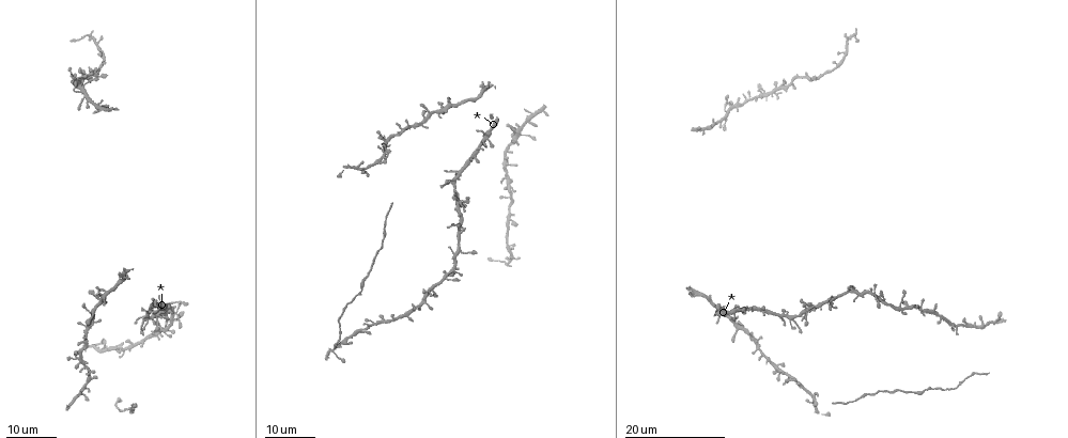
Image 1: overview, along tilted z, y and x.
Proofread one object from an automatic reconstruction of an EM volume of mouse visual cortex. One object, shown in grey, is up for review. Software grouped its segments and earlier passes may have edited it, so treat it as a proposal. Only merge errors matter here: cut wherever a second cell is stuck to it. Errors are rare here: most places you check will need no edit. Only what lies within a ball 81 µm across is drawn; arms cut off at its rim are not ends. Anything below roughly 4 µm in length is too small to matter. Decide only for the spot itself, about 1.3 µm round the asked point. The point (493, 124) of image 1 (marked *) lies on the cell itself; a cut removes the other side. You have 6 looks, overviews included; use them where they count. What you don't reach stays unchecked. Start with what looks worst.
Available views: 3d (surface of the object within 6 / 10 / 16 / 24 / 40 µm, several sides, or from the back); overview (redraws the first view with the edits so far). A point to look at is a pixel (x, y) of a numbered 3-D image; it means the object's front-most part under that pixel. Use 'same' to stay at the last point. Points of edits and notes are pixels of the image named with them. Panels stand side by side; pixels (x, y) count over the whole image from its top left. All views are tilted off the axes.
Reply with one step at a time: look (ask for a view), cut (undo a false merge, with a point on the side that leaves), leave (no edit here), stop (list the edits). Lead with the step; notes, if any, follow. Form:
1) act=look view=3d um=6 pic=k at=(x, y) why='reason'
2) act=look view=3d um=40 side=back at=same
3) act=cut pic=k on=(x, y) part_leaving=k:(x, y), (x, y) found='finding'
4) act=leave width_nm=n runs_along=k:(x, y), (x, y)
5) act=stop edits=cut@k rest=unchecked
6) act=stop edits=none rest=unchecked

act=look view=3d um=24 pic=1 at=(433, 288) why='looks like a crossing'

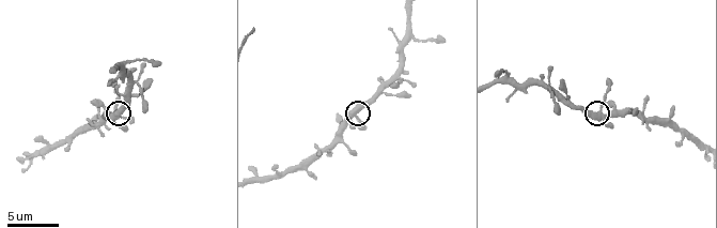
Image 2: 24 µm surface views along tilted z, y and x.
act=look view=3d um=10 pic=2 at=(600, 111)

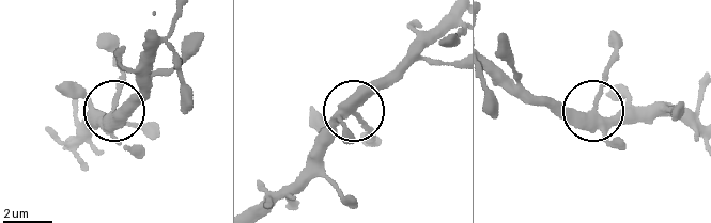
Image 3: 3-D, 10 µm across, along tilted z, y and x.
act=leave width_nm=330 found='continuous, no second cell'

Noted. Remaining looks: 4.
act=look view=3d um=24 pic=1 at=(371, 325) why='three arms meet'

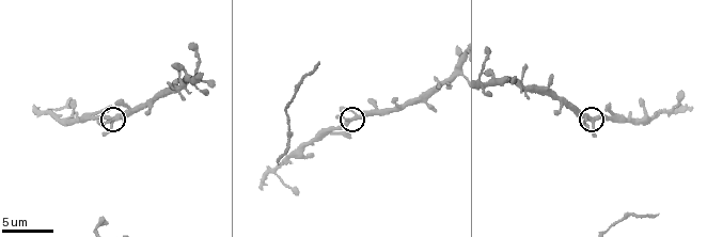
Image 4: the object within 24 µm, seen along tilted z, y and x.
act=look view=3d um=10 pic=4 at=(348, 119)

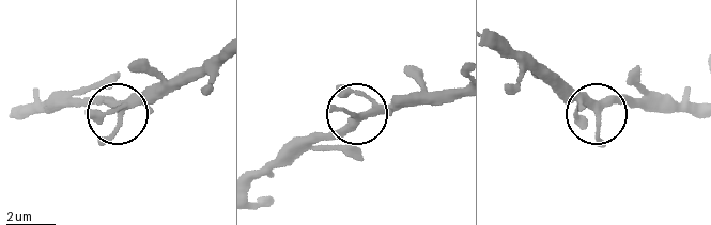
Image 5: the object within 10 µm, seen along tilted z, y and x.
act=leave arms=3 runs_along=5:(498, 48), (593, 107), (633, 107) found='continuous, no second cell'

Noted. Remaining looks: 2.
act=look view=3d um=16 pic=1 at=(791, 320) why='looks like a crossing'

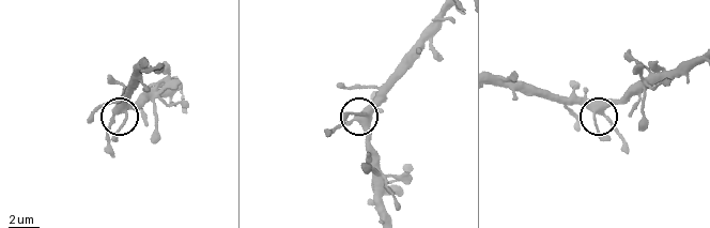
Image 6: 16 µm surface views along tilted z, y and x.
act=look view=3d um=6 pic=6 at=(354, 119) why='closer look'

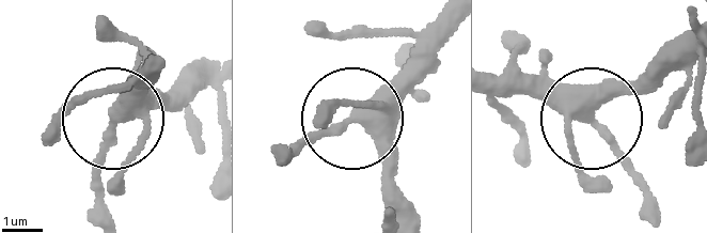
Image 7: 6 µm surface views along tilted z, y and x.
act=leave runs_along=7:(496, 77), (549, 90), (649, 192) found='continuous, no second cell'

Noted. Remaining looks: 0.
act=stop edits=none rest=unchecked

